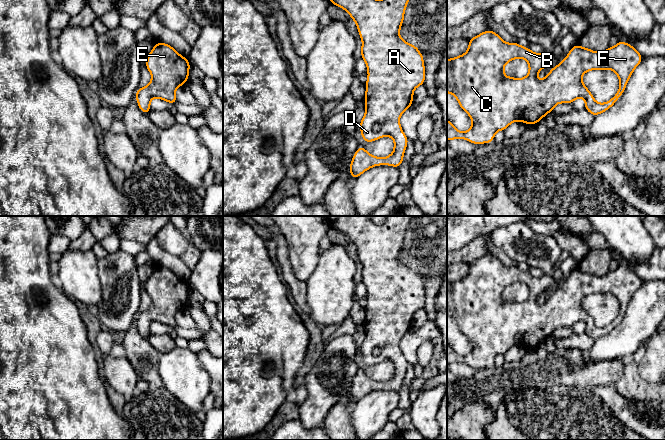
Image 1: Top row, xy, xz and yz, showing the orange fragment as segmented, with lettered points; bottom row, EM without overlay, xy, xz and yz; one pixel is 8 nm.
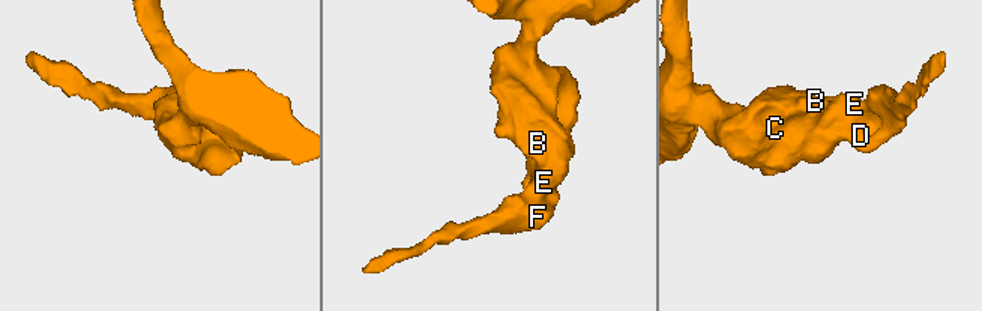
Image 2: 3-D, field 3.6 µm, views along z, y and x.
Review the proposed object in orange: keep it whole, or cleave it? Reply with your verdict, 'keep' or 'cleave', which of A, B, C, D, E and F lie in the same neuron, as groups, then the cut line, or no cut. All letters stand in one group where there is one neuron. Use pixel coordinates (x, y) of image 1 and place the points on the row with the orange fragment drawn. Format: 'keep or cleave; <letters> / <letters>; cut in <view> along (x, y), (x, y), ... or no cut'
keep; A B C D E F; no cut

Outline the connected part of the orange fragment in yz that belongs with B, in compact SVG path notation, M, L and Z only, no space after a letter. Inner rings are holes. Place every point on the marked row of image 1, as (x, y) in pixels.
M491 30L469 39L469 47L463 55L447 59L447 93L453 94L459 106L470 116L471 128L462 132L457 130L447 119L447 141L466 139L473 144L484 144L494 141L497 131L504 131L515 121L526 125L537 124L552 112L558 103L573 103L577 98L585 99L585 109L594 117L612 108L625 92L626 85L635 68L641 63L643 56L630 44L619 41L614 47L603 52L592 51L576 44L571 48L564 60L543 79L537 79L537 73L554 60L555 55L546 51L540 54L522 47L517 42L506 43ZM522 58L529 64L529 73L518 79L506 77L504 66L513 59ZM610 69L620 81L616 94L605 103L595 101L589 89L582 82L582 75L590 70Z

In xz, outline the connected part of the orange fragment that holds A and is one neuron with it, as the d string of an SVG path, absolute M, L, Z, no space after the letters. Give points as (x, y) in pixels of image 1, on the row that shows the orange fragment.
M329 0L347 11L357 25L362 39L361 58L367 64L368 79L365 84L365 115L359 124L361 137L373 142L384 136L394 140L394 151L388 157L376 157L362 146L358 147L351 161L349 172L355 180L366 170L379 165L399 168L408 144L408 138L399 123L400 116L413 104L413 92L424 85L425 66L419 49L405 42L400 36L405 8L409 0Z

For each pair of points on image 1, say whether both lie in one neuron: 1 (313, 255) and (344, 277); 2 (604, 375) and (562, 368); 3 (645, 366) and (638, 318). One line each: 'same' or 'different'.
1: different
2: same
3: different

